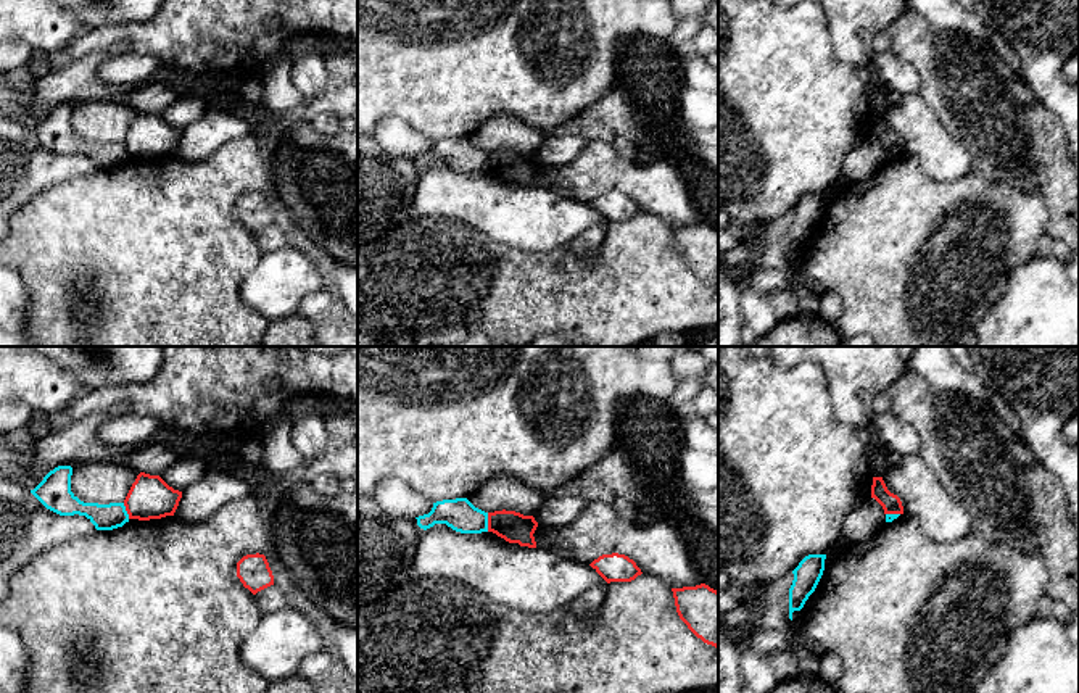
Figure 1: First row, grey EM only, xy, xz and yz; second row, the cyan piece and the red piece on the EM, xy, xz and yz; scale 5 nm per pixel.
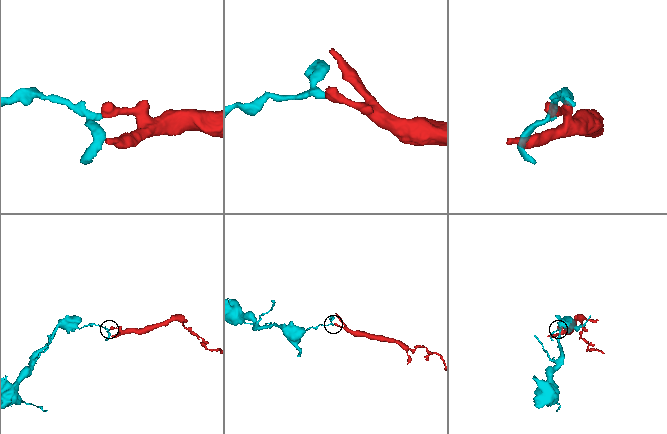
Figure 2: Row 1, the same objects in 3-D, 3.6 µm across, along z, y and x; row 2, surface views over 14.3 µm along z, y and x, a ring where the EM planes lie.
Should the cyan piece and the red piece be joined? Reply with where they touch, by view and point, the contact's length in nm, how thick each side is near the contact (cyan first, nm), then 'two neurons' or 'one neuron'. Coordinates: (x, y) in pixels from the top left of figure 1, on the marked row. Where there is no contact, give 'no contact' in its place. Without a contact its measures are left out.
xz (487, 522) | 100 nm | 160/160 nm | two neurons

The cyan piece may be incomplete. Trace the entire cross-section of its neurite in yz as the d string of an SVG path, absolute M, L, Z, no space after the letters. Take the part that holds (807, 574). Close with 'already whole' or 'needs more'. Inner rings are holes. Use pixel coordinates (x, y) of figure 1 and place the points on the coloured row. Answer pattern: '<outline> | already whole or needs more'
M808 554L799 566L792 571L794 580L789 588L789 619L792 620L792 612L800 611L815 591L823 571L825 571L826 554Z | already whole

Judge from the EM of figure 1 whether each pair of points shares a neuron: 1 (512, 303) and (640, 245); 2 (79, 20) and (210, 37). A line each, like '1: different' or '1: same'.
1: same
2: different

